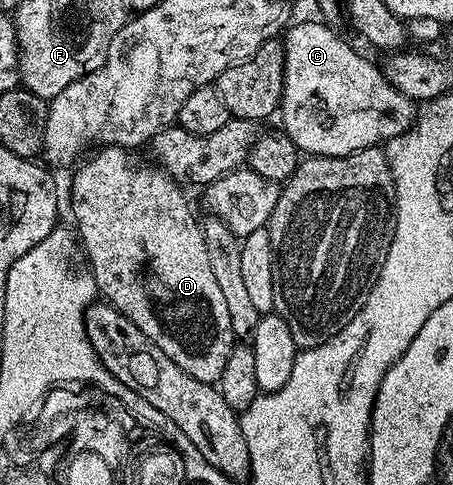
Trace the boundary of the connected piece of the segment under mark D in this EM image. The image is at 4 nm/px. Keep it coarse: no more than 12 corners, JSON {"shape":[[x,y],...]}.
{"shape":[[121,146],[73,171],[99,295],[216,384],[236,339],[179,183]]}

